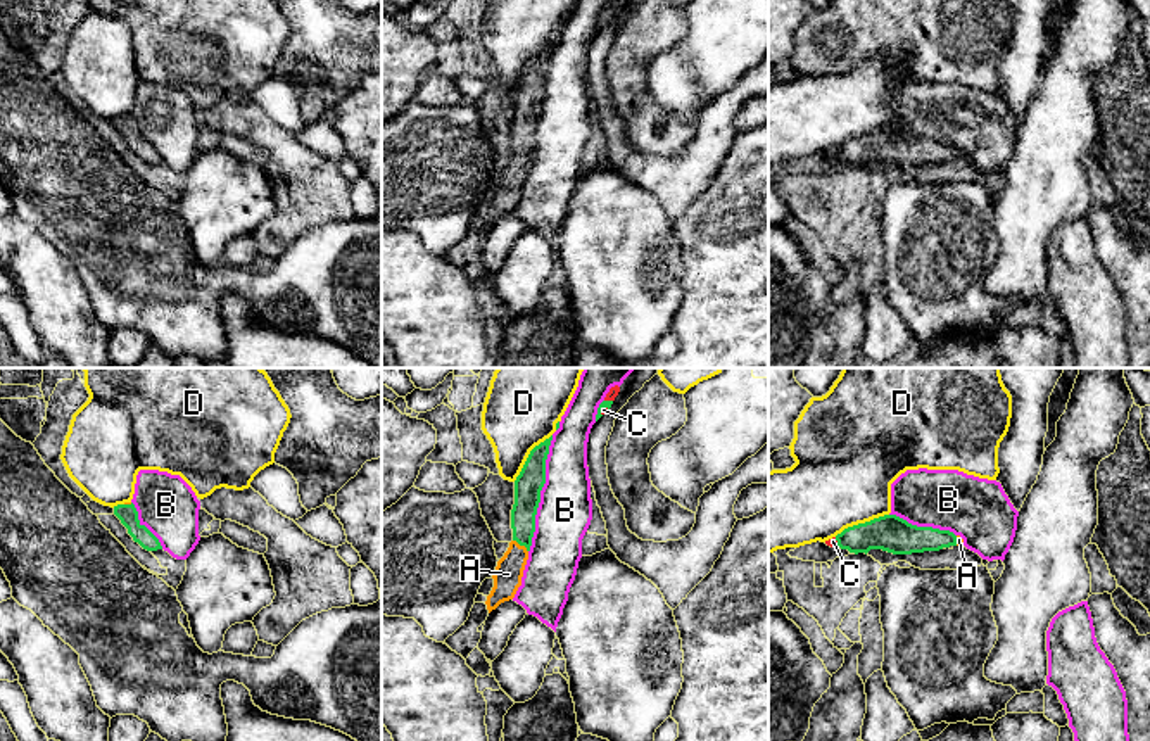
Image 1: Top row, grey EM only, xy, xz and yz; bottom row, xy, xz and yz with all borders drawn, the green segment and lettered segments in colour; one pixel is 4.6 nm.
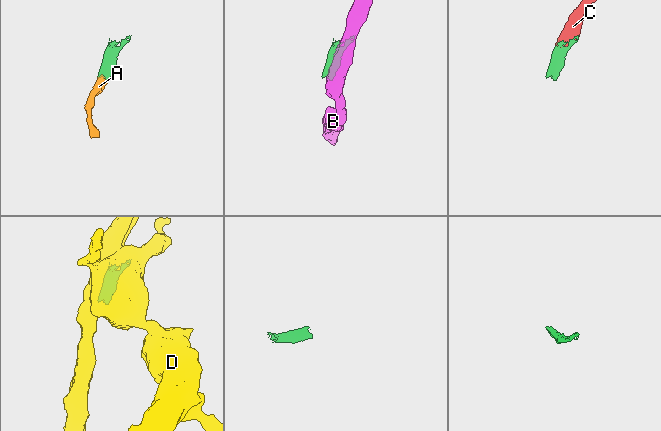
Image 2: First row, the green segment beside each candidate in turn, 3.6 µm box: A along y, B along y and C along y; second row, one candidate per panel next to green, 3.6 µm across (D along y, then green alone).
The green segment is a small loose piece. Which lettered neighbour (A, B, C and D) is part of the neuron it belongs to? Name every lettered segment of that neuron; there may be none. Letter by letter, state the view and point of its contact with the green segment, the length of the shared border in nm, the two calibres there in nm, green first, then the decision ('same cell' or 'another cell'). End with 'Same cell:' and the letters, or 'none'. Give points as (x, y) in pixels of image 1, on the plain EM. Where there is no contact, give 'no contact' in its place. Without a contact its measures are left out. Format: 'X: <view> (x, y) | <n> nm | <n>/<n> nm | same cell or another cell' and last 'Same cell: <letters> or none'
A: xz (522, 158) | 90 nm | 130/130 nm | same cell
B: xz (539, 107) | 550 nm | 130/260 nm | another cell
C: xz (603, 19) | 50 nm | 30/20 nm | same cell
D: yz (860, 137) | 280 nm | 170/460 nm | another cell
Same cell: A, C

